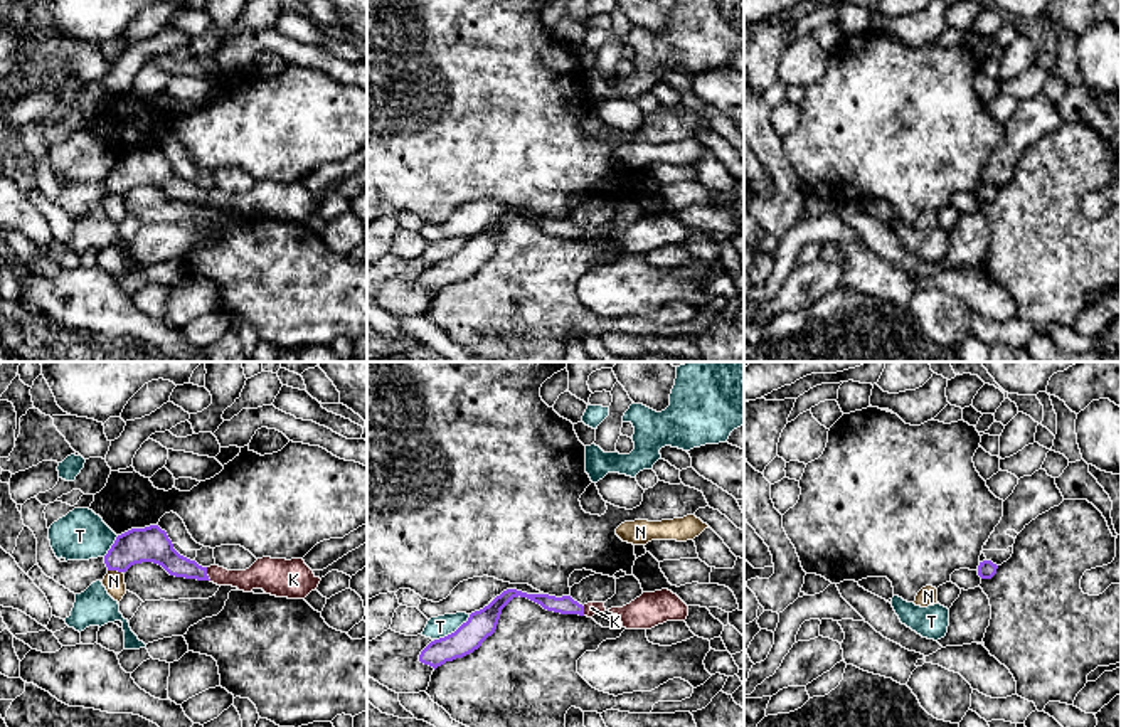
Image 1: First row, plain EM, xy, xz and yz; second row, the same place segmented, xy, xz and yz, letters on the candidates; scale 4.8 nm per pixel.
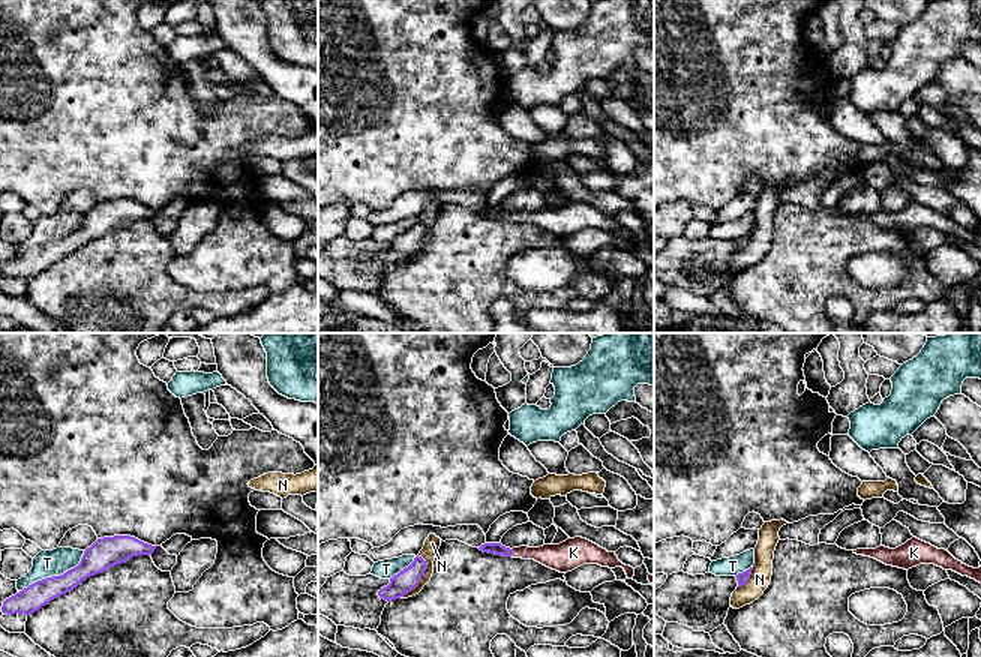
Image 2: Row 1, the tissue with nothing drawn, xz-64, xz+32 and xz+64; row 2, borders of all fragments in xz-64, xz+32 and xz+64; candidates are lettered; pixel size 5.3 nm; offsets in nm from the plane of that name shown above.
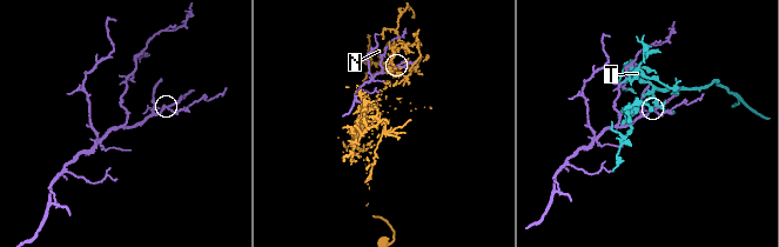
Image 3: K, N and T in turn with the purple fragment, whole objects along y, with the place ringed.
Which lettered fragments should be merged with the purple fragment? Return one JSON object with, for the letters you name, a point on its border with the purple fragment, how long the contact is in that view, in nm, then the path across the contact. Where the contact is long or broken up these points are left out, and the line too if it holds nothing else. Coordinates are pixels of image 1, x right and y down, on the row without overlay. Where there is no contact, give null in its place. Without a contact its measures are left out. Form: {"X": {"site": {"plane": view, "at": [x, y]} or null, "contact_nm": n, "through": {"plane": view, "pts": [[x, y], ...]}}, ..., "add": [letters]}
{"K": {"site": {"plane": "xy", "at": [206, 197]}, "contact_nm": 70, "through": {"plane": "xy", "pts": [[160, 174], [175, 187], [206, 197], [224, 201], [258, 199]]}}, "add": ["K"]}

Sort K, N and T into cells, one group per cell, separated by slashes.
K / N / T

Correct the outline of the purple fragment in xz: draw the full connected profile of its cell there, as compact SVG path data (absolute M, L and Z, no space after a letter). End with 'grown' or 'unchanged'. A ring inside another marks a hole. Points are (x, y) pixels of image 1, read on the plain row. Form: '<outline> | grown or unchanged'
M507 212L497 219L488 229L470 237L454 256L431 264L419 278L419 284L433 289L434 293L446 284L463 281L481 269L481 266L491 259L497 252L502 232L513 220L527 220L540 227L547 234L560 237L579 237L592 241L606 234L604 226L579 227L571 219L549 219L549 217L527 217L517 212Z | grown

